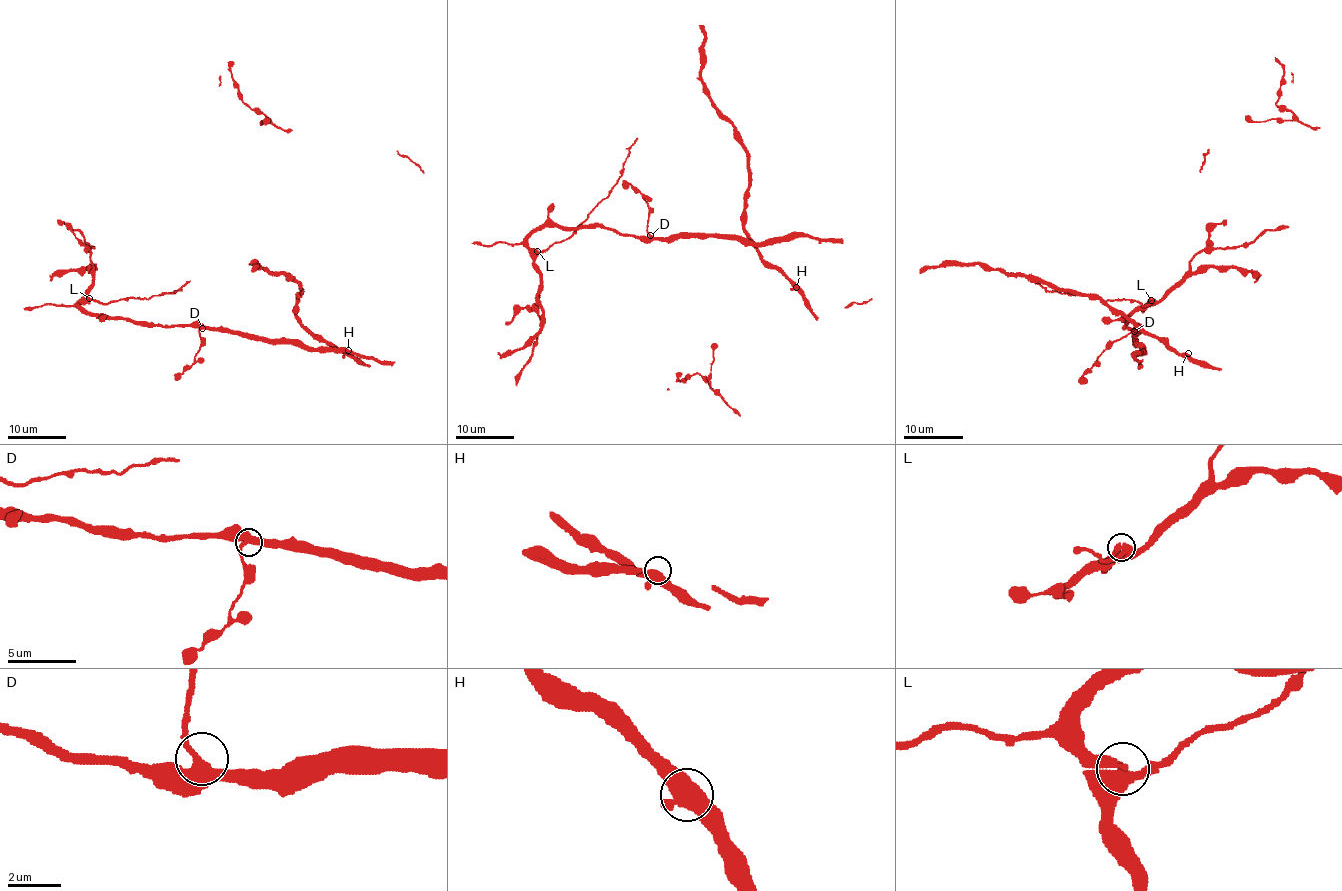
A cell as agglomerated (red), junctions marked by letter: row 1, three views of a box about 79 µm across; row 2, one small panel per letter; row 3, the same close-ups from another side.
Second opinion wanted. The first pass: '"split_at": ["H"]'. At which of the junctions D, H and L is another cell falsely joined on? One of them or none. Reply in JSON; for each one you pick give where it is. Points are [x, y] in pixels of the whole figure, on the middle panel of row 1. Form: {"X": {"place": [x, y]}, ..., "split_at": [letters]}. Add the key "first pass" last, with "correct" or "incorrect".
{"split_at": [], "first pass": "incorrect"}

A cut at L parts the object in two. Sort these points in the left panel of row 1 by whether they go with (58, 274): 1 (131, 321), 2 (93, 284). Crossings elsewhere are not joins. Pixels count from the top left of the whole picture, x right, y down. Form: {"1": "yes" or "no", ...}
{"1": "no", "2": "yes"}

